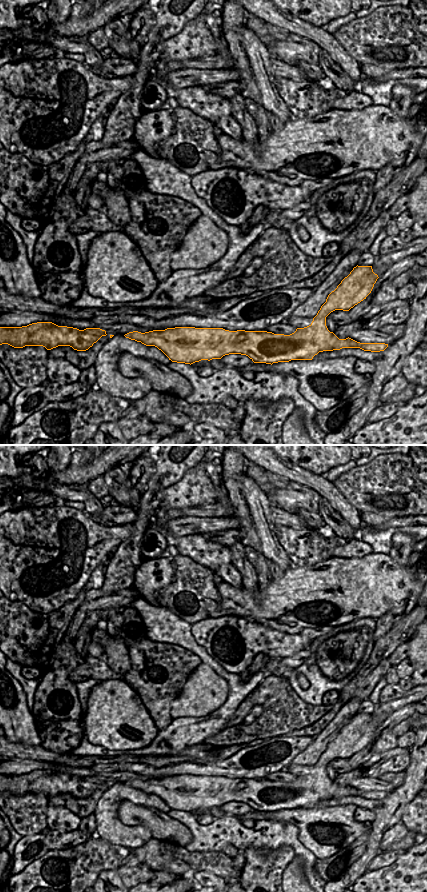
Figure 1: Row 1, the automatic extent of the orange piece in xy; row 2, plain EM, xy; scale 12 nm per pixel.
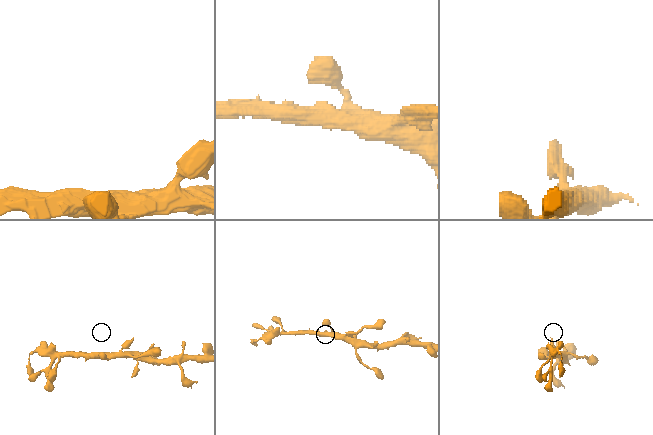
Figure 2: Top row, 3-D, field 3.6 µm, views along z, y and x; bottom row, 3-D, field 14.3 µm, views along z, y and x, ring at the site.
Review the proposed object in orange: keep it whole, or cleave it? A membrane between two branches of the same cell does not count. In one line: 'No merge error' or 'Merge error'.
No merge error

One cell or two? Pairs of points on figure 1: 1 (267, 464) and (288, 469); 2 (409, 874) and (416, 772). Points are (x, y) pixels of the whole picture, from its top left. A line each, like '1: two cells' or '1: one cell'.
1: one cell
2: two cells

